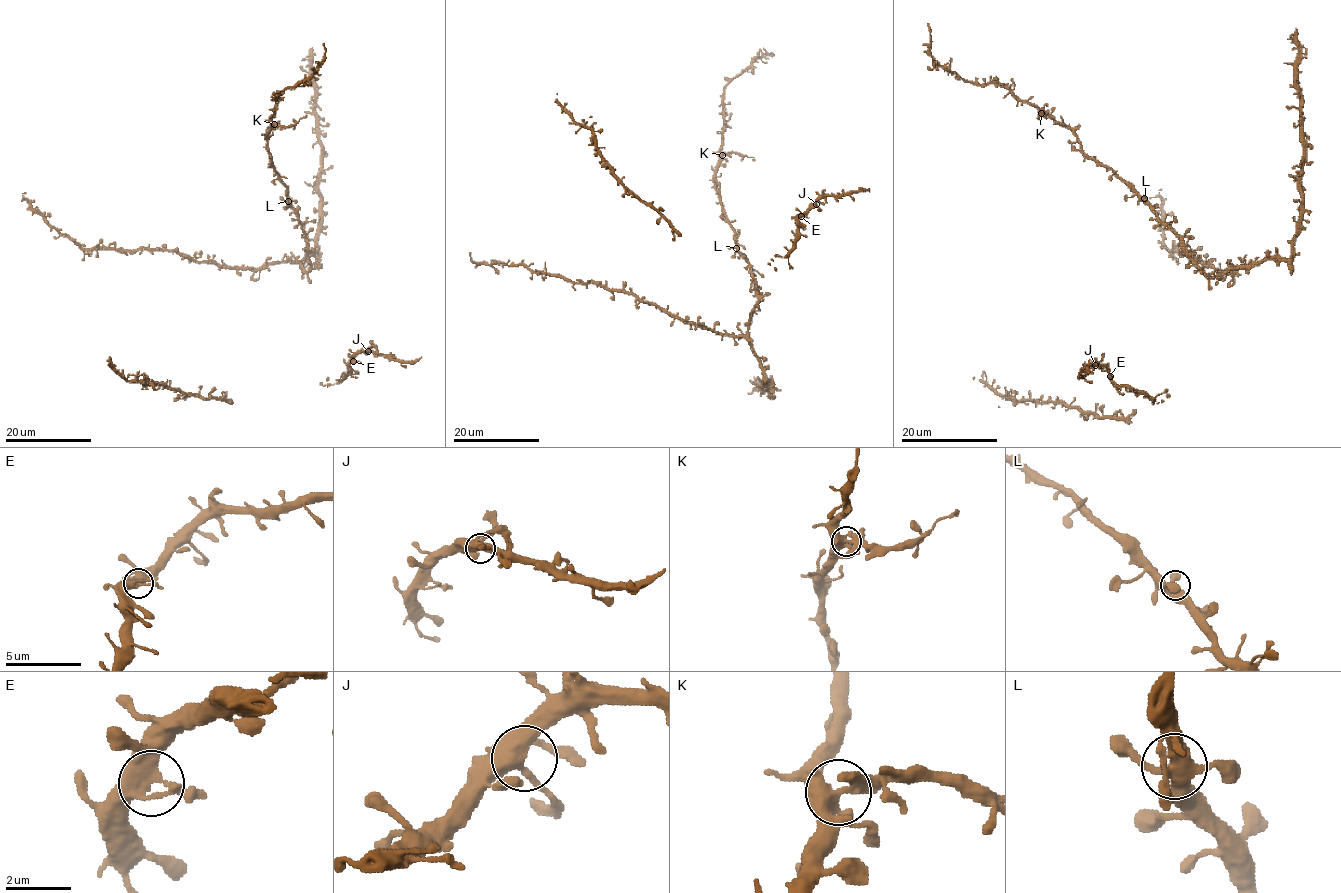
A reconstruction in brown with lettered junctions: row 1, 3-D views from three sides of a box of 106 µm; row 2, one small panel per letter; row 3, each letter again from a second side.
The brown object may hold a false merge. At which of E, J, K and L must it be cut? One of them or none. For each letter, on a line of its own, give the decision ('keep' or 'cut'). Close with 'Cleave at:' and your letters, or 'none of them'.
E: keep
J: keep
K: cut
L: keep
Cleave at: K

